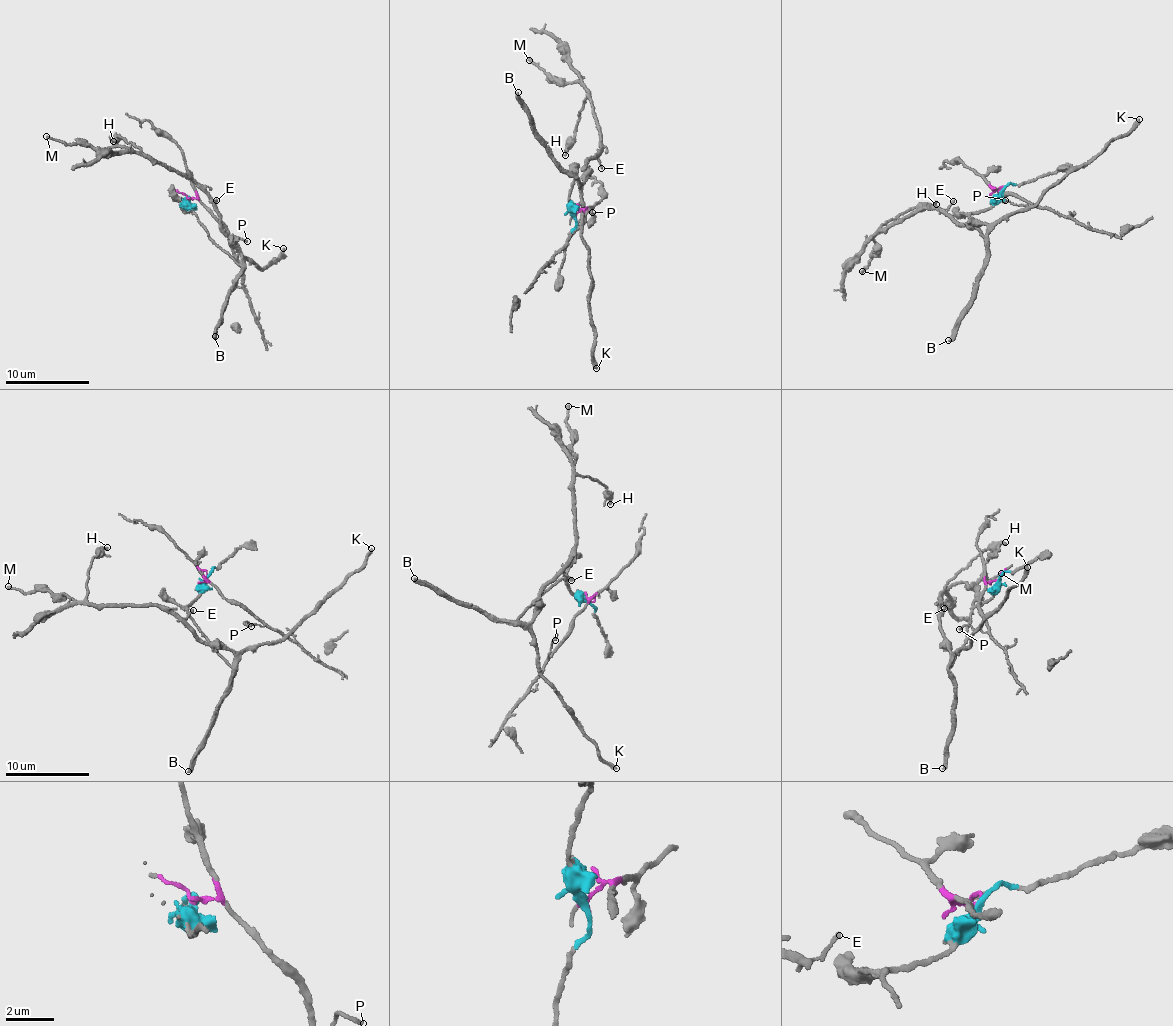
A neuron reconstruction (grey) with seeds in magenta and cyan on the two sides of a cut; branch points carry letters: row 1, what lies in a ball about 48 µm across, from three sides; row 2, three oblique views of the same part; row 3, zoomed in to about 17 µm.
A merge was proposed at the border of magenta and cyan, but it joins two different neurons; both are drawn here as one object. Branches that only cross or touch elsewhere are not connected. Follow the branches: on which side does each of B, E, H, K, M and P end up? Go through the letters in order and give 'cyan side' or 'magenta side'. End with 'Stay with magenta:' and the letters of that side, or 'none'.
B: cyan side
E: cyan side
H: cyan side
K: cyan side
M: cyan side
P: magenta side
Stay with magenta: P

